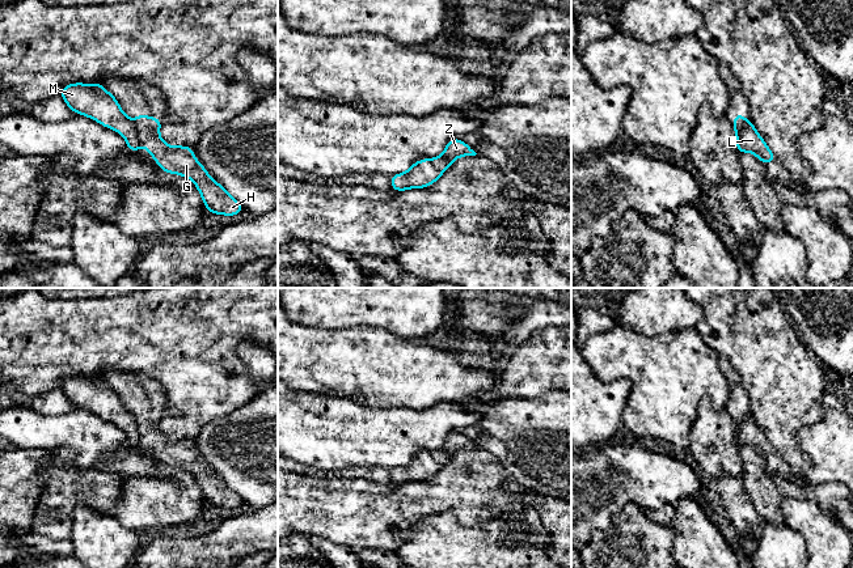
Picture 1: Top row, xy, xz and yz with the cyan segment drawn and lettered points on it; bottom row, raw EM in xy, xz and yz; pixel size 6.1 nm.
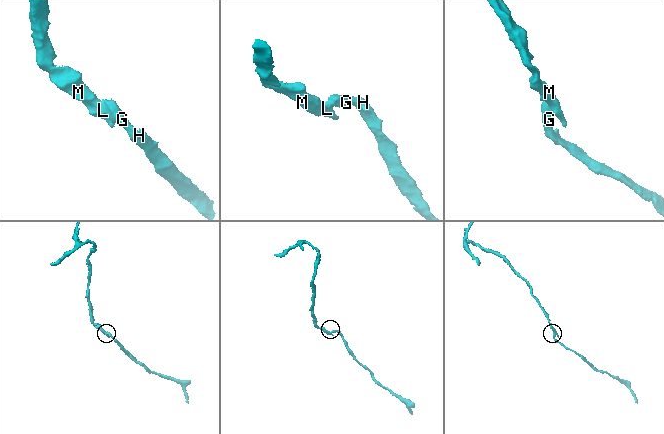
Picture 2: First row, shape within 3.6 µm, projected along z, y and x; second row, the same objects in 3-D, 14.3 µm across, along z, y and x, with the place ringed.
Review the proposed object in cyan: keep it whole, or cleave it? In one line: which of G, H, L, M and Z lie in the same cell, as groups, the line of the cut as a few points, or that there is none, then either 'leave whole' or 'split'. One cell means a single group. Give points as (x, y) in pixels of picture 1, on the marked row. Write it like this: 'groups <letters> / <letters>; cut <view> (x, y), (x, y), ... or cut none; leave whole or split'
groups G H Z / L M; cut xy (135, 126), (140, 143); split

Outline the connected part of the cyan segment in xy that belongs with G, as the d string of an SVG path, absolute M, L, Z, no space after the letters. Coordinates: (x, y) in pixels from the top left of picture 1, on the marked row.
M135 115L140 144L156 160L165 173L189 178L197 186L204 207L215 215L235 216L242 205L227 190L210 177L203 165L194 157L194 149L186 145L172 147L160 137L162 122L155 116Z

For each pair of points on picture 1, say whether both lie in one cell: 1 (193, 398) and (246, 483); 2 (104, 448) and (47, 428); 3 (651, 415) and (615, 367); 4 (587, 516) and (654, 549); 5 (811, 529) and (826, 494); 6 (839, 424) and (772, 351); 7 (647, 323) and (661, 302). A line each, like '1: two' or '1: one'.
1: two
2: one
3: one
4: two
5: two
6: two
7: one

